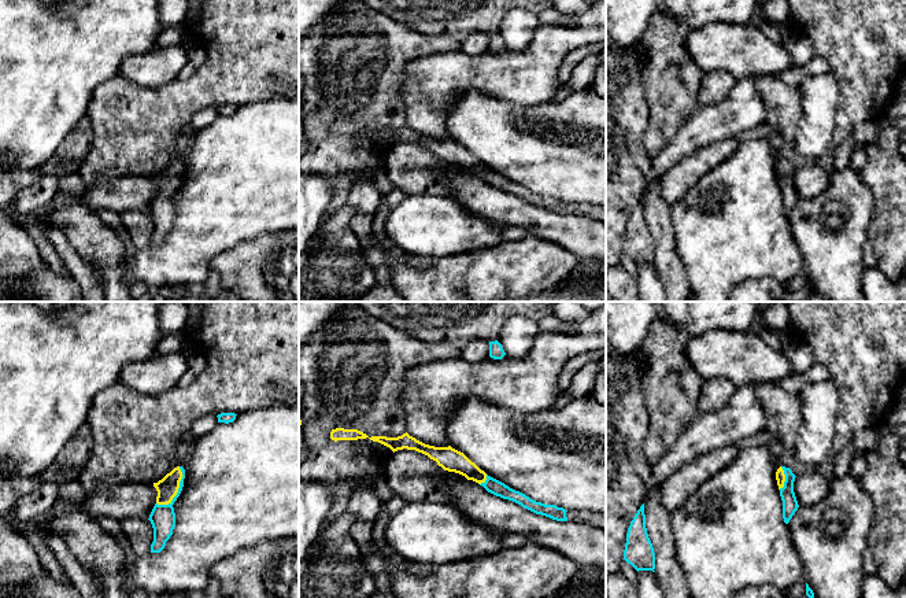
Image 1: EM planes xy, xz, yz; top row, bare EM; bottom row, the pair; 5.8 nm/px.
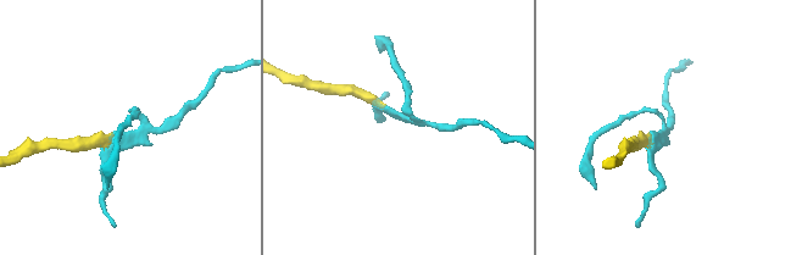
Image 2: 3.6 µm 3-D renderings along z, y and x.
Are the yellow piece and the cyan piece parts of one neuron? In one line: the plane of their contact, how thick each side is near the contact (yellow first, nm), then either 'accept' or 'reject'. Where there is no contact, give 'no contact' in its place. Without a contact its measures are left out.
xy | 120/150 nm | accept

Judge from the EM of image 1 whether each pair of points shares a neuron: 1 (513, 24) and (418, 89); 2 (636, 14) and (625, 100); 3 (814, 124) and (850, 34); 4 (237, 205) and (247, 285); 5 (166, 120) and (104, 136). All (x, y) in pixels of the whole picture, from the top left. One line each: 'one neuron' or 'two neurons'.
1: two neurons
2: two neurons
3: two neurons
4: two neurons
5: one neuron

